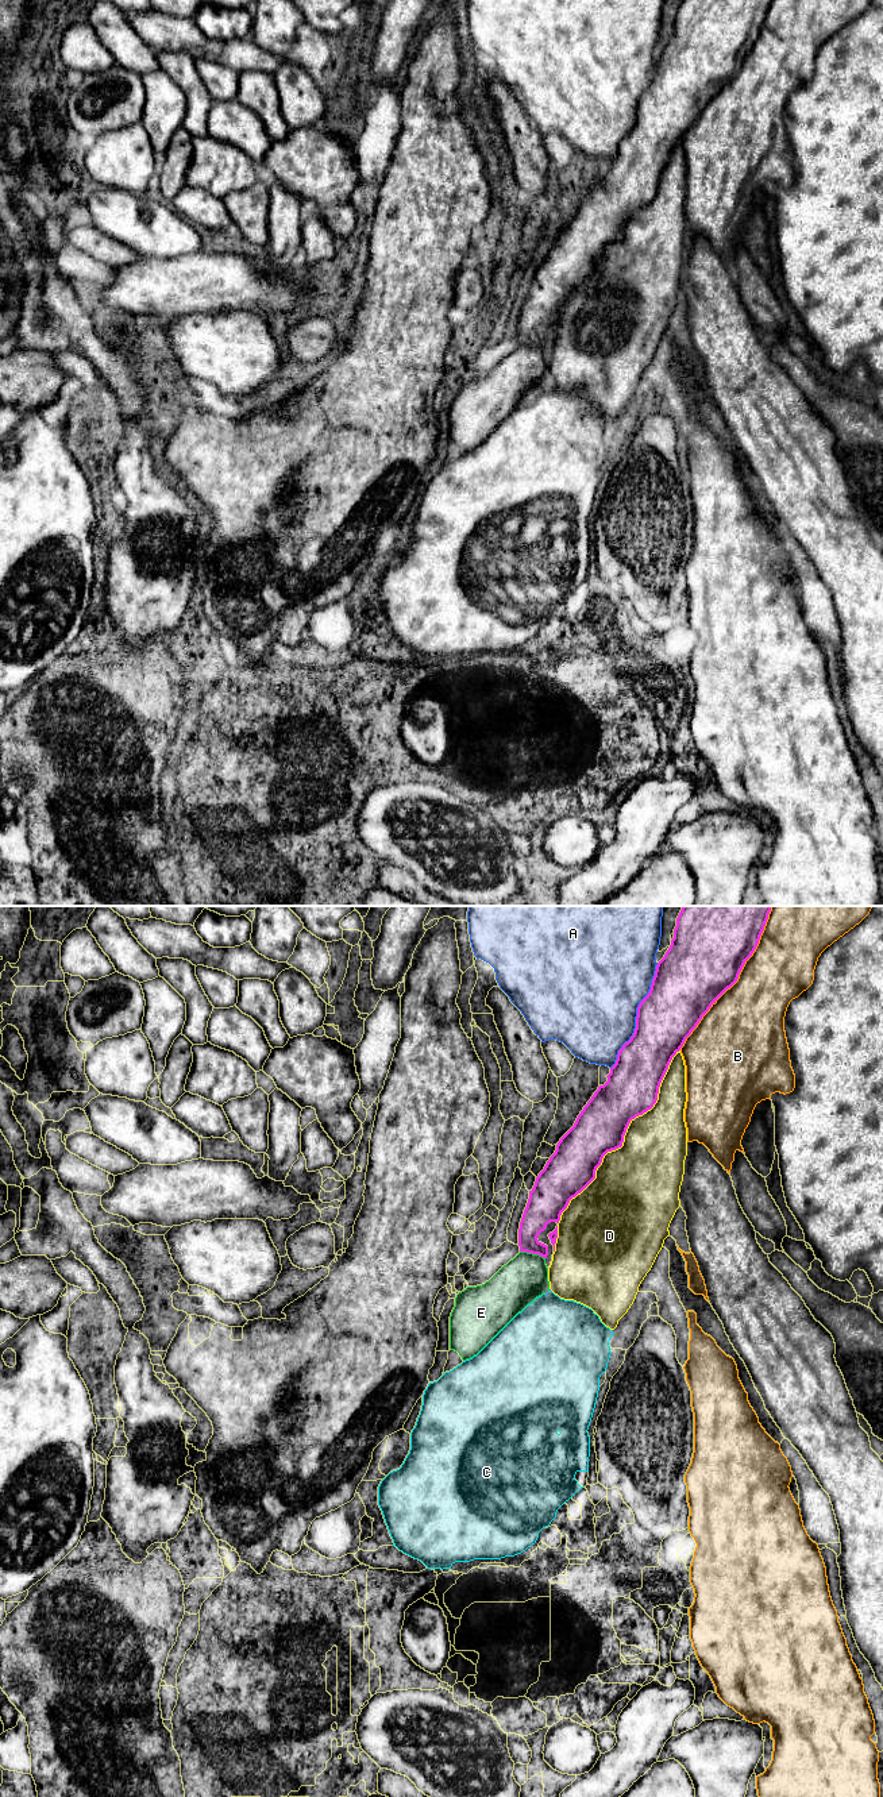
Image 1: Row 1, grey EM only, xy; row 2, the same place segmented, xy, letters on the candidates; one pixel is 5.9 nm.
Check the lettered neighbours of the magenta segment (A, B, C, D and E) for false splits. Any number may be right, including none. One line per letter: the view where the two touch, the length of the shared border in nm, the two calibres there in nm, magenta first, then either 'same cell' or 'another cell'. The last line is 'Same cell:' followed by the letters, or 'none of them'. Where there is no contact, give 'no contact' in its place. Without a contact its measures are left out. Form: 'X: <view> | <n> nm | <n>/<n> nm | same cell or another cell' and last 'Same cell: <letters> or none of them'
A: xy | 700 nm | 360/480 nm | another cell
B: xy | 1000 nm | 460/420 nm | another cell
C: xy | 40 nm | 20/440 nm | another cell
D: xy | 1250 nm | 300/420 nm | same cell
E: xy | 160 nm | 170/280 nm | another cell
Same cell: D

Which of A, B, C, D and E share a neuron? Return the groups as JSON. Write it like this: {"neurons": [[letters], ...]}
{"neurons": [["A"], ["B"], ["C", "E"], ["D"]]}

